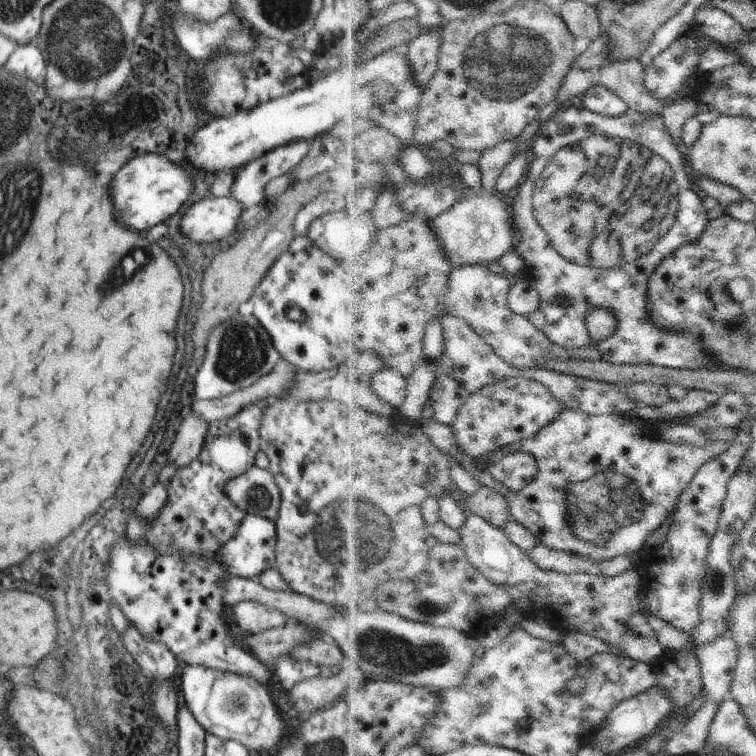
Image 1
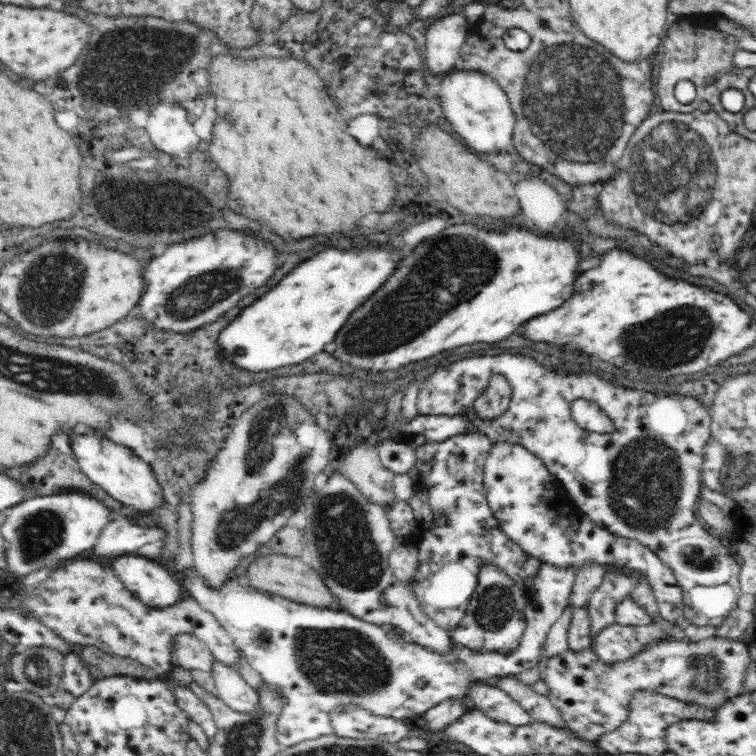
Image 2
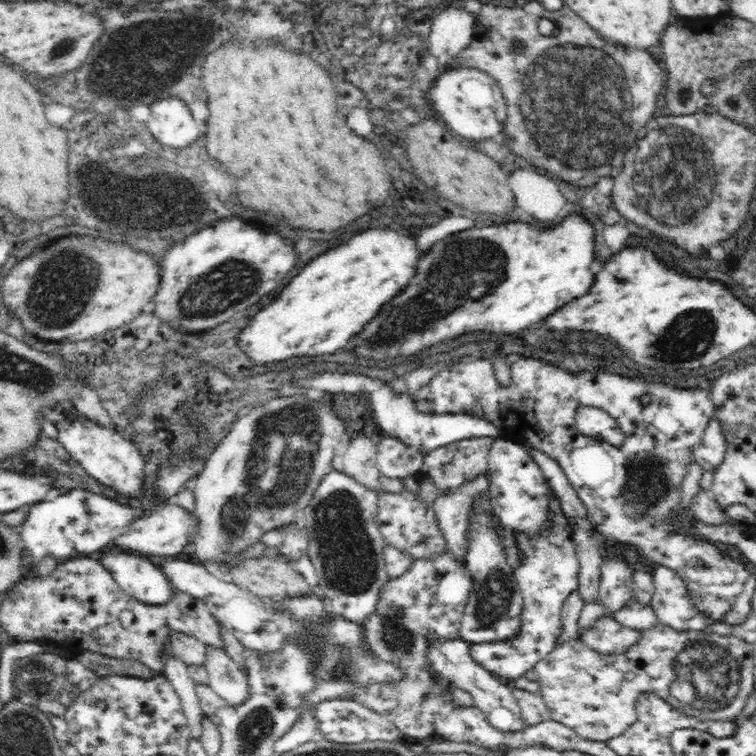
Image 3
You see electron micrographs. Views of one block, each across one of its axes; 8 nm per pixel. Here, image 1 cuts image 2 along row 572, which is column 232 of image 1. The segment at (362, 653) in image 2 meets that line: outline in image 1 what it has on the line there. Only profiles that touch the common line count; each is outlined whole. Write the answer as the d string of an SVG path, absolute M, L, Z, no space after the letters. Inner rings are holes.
M294 141L244 165L235 172L231 196L241 204L243 210L262 206L266 202L265 186L274 178L290 174L307 155L310 145L311 141ZM246 513L238 525L236 534L216 554L230 575L257 579L261 572L275 566L275 544L277 543L277 528L275 521Z

